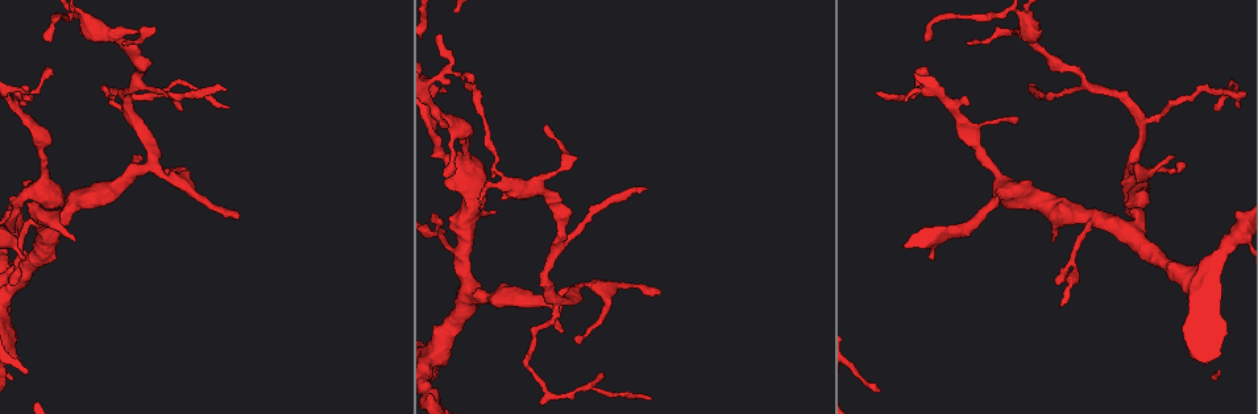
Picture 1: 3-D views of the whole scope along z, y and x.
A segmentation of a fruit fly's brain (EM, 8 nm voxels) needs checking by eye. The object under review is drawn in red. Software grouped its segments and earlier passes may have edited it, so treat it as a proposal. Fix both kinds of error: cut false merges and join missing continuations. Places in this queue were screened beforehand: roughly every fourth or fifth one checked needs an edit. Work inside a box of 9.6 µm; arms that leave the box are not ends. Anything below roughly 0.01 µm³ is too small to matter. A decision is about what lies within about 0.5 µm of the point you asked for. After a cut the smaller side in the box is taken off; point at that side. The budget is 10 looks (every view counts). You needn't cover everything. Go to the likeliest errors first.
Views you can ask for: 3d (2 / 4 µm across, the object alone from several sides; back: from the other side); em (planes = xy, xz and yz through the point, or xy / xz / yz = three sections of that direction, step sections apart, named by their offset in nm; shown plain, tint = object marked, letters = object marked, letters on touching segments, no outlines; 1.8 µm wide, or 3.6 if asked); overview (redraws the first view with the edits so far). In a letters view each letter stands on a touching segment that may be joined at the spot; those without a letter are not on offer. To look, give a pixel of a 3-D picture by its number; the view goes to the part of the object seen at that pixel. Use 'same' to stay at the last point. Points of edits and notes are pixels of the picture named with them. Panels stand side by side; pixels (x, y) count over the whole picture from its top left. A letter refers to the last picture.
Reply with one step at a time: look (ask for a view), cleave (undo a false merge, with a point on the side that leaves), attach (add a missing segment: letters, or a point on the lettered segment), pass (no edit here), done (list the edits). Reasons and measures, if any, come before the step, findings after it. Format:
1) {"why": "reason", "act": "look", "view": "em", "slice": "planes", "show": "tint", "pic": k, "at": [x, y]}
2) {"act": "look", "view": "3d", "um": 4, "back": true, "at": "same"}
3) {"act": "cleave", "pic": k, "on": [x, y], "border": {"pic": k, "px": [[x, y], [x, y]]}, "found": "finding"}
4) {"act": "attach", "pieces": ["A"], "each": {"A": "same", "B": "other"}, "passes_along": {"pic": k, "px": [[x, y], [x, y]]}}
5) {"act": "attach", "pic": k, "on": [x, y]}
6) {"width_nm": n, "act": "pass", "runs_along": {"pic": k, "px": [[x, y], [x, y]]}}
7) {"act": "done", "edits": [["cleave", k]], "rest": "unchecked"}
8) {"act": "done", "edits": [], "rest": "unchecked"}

{"why": "an open end", "act": "look", "view": "em", "slice": "xy", "step": 8, "show": "letters", "pic": 1, "at": [660, 293]}

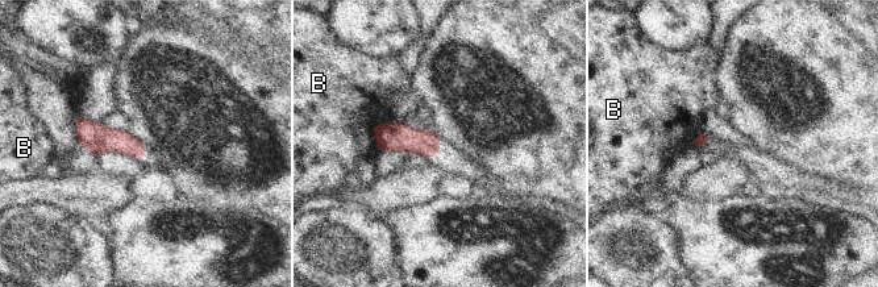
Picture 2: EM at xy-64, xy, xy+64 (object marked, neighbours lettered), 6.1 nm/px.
{"act": "look", "view": "em", "slice": "planes", "show": "letters", "at": "same"}

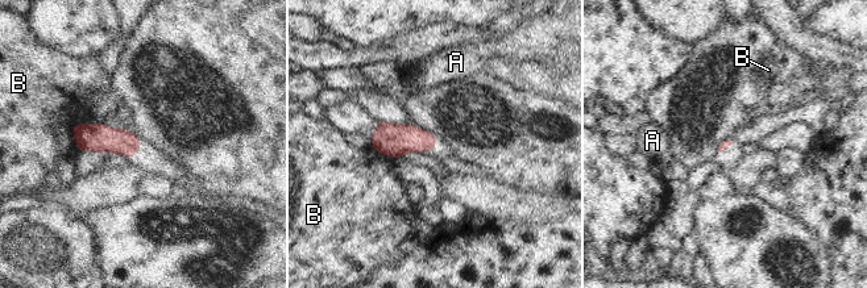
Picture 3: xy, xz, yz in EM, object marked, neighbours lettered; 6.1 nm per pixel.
{"act": "pass", "each": {"A": "other", "B": "other"}, "border": {"pic": 3, "px": [[372, 147], [393, 158]]}, "found": "no lettered segment goes on from it"}

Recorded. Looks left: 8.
{"why": "an open end", "act": "look", "view": "3d", "um": 2, "pic": 1, "at": [223, 90]}

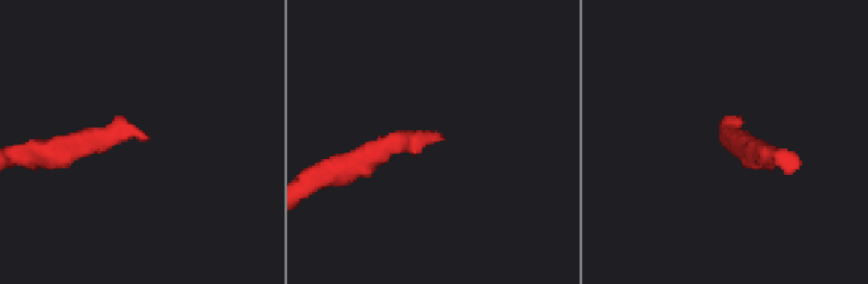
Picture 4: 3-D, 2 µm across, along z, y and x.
{"act": "look", "view": "em", "slice": "planes", "show": "letters", "pic": 4, "at": [439, 136]}

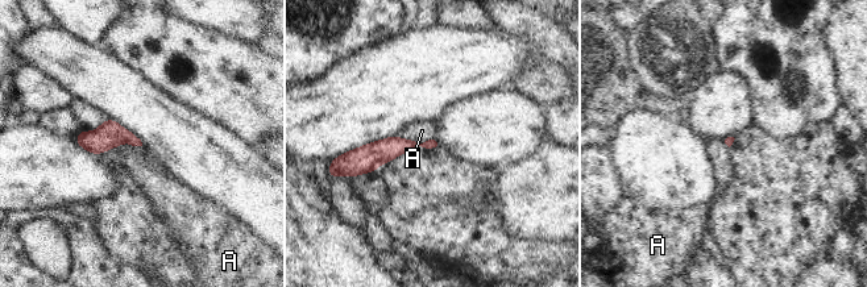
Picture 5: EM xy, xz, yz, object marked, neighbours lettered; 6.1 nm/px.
{"act": "pass", "each": {"A": "other"}, "runs_along": {"pic": 5, "px": [[432, 144], [355, 157]]}, "found": "no lettered segment goes on from it"}

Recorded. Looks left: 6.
{"act": "look", "view": "3d", "um": 2, "pic": 1, "at": [124, 42]}

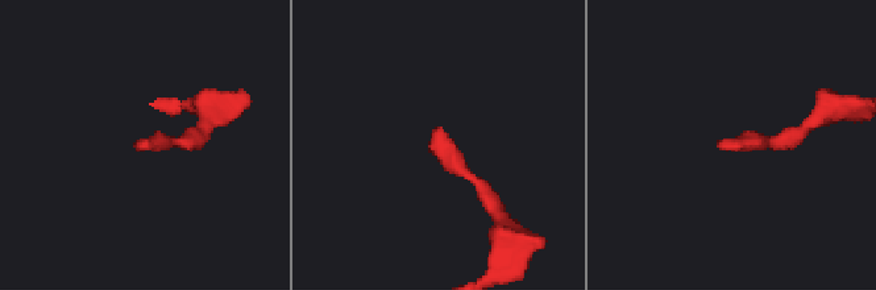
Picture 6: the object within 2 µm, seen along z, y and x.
{"why": "now the EM", "act": "look", "view": "em", "slice": "planes", "show": "letters", "pic": 6, "at": [435, 130]}

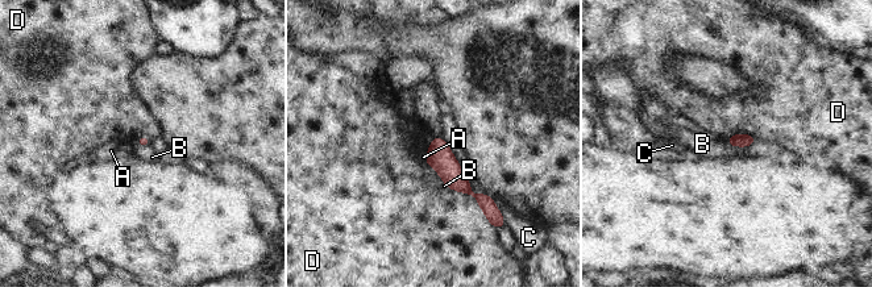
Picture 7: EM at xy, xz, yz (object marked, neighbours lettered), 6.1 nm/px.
{"act": "pass", "each": {"A": "other", "B": "other", "C": "other", "D": "other"}, "border": {"pic": 7, "px": [[756, 140], [746, 146], [725, 142]]}, "found": "no lettered segment goes on from it"}

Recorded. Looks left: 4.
{"why": "side arm on a straight run", "act": "look", "view": "3d", "um": 2, "back": true, "pic": 1, "at": [1092, 218]}

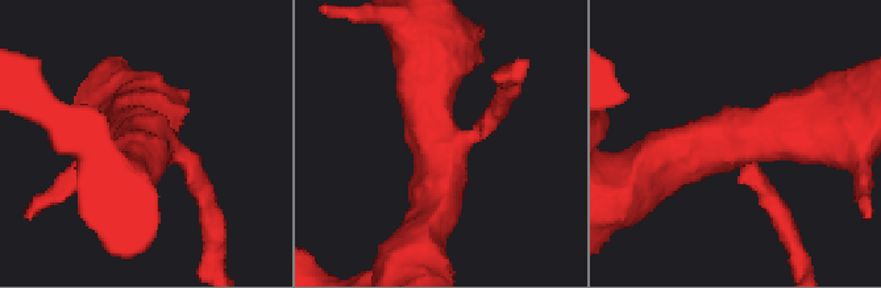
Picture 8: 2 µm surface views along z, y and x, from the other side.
{"arms": 3, "arm_widths_nm": [170, 400, 500], "act": "look", "view": "em", "slice": "planes", "show": "letters", "pic": 8, "at": [738, 135]}

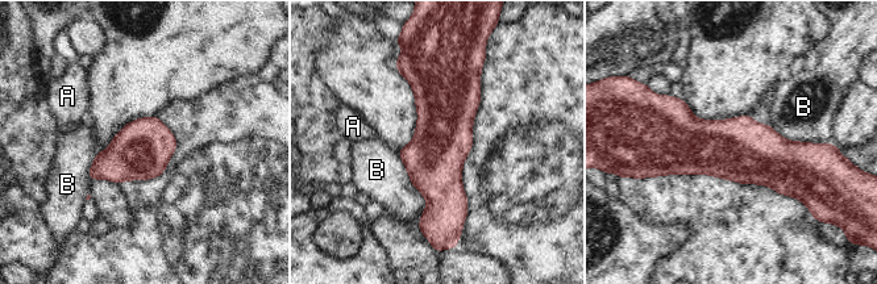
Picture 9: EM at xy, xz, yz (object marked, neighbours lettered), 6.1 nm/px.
{"act": "pass", "each": {"A": "other", "B": "other"}, "found": "continuous, no second neuron"}

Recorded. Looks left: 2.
{"act": "done", "edits": [], "rest": "unchecked"}

